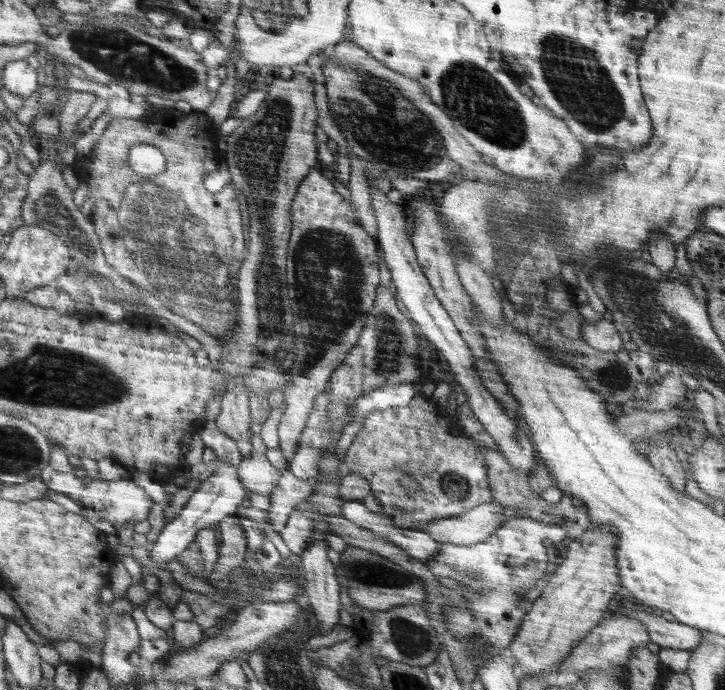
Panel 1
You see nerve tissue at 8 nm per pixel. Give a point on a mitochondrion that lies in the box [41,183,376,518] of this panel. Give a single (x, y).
(319, 252)

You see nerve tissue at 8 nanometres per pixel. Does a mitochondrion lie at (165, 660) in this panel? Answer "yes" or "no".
no

